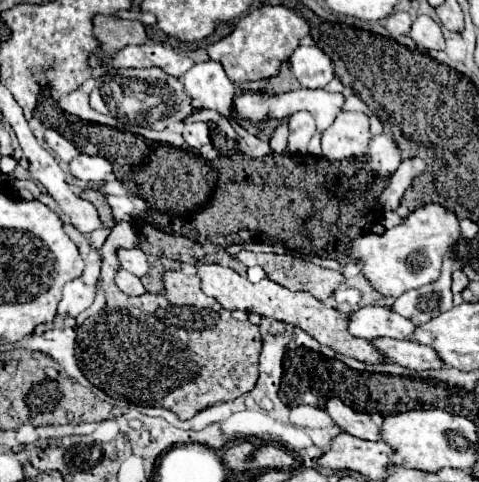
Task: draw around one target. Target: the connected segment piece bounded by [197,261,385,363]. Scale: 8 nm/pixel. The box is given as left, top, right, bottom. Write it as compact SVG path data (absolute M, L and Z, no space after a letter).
M203 261L197 263L197 277L201 279L201 287L203 293L209 297L215 297L225 309L239 309L239 311L249 311L249 313L259 313L263 317L273 317L277 321L295 325L299 329L303 329L305 333L309 333L311 337L315 337L321 345L331 347L335 353L345 355L345 357L353 357L359 359L363 363L383 363L385 359L379 355L379 351L375 347L371 347L371 343L367 339L359 339L353 337L347 331L347 321L349 317L333 307L325 307L319 299L315 299L313 295L305 293L305 291L289 291L287 287L281 287L277 283L273 283L271 279L261 279L259 283L251 283L249 279L241 277L237 271L229 269L229 267L221 267L221 265L207 265Z

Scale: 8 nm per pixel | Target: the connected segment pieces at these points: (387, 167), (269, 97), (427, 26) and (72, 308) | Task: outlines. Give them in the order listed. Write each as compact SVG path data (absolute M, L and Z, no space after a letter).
M375 135L371 141L369 141L369 167L375 171L377 177L385 179L389 177L401 163L401 157L399 157L399 149L397 145L385 137L385 135Z
M241 89L233 95L233 111L243 117L245 121L251 121L251 123L259 123L259 121L267 121L267 119L283 119L283 117L291 117L293 113L305 109L309 111L316 121L316 133L312 137L308 147L307 153L314 157L321 157L321 131L325 131L333 119L337 117L337 113L341 111L341 105L343 105L345 97L341 93L329 93L325 89L295 89L295 91L283 91L283 93L263 93L263 91L251 91L251 89Z
M417 17L411 25L409 36L418 47L426 50L444 50L446 47L439 24L430 17Z
M81 279L69 281L63 287L63 299L59 301L57 313L61 317L77 317L79 313L83 313L93 303L95 293L97 293L97 287L85 285Z

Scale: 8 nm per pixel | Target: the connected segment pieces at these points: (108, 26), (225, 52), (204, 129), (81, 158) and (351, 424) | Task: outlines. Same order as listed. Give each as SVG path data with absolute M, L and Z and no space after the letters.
M111 15L93 17L95 37L101 41L103 51L115 53L125 45L141 45L147 41L145 25L133 19L121 19Z
M261 5L253 9L249 15L245 15L235 25L233 33L209 45L207 51L209 59L219 61L223 65L227 77L233 83L245 83L277 75L279 65L291 57L291 53L299 45L299 39L305 35L309 35L309 25L305 23L305 19L297 17L283 5Z
M201 121L185 123L183 137L189 143L189 147L193 147L193 149L199 149L199 147L203 147L203 145L207 145L211 141L209 127L207 127L207 123L201 123Z
M81 153L73 161L69 161L69 169L71 169L73 177L77 177L81 181L91 181L91 183L105 181L113 173L113 167L105 157L101 157L101 155L91 157L87 153Z
M329 397L325 401L325 411L327 415L347 433L351 433L353 437L359 439L369 439L369 441L379 441L379 425L361 411L355 411L353 407L349 407L347 403L343 403L339 397Z

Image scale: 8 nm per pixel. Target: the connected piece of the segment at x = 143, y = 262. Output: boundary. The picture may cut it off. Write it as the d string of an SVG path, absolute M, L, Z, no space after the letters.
M135 247L135 249L117 249L117 257L119 257L119 263L121 263L121 269L137 275L137 277L143 277L149 269L149 263L147 263L147 255Z

